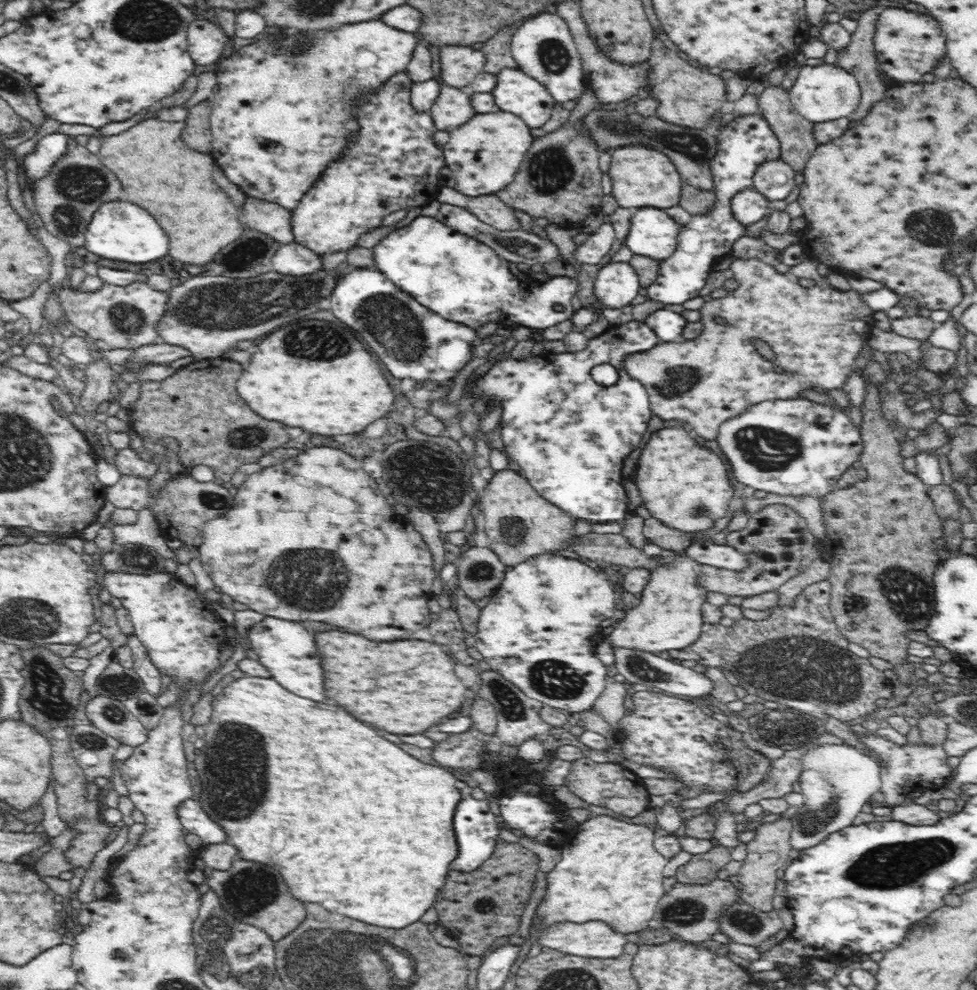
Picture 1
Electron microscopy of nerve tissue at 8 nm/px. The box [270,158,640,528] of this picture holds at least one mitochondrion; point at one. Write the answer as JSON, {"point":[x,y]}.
{"point":[422,475]}

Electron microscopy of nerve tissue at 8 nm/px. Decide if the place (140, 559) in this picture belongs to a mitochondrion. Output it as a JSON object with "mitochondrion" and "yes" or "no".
{"mitochondrion":"yes"}

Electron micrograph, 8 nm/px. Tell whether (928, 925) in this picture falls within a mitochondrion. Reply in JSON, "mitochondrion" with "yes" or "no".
{"mitochondrion":"yes"}

